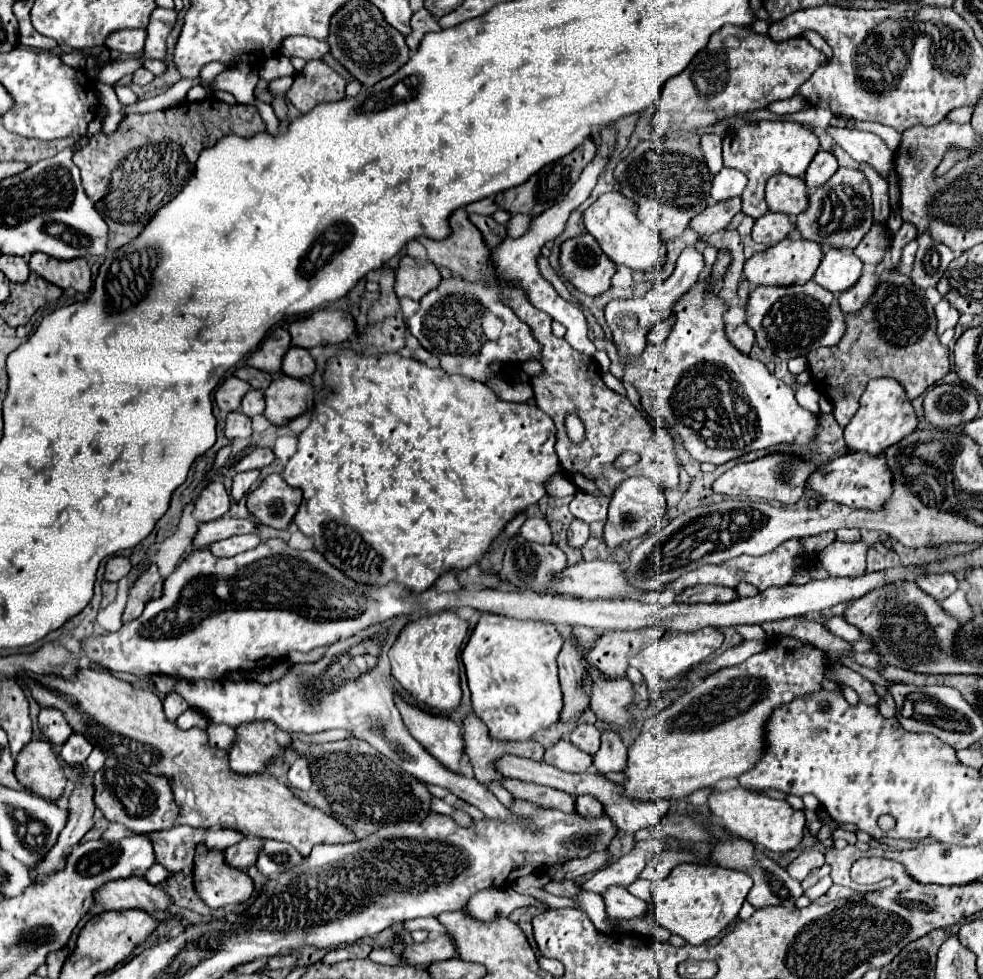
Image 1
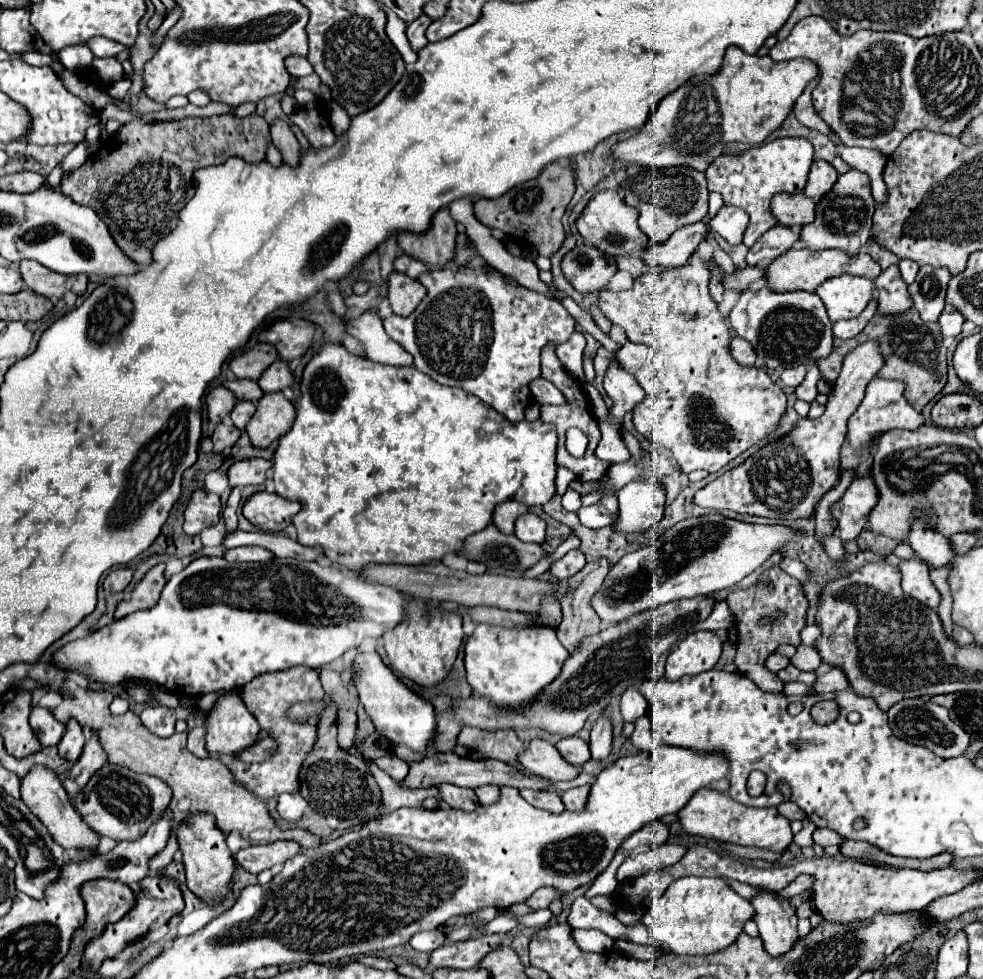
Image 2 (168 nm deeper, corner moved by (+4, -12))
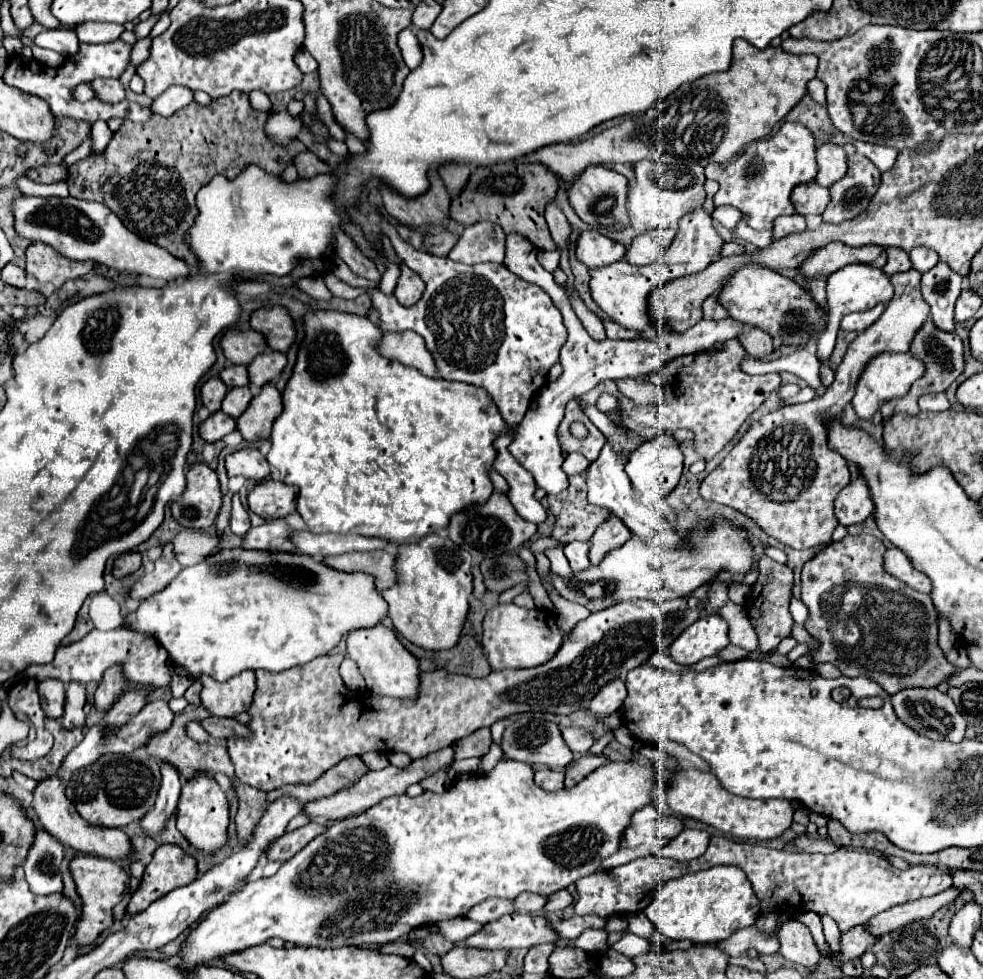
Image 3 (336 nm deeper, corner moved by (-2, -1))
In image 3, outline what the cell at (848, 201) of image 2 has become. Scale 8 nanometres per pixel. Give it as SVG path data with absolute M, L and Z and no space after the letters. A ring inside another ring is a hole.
M863 155L847 159L847 173L829 187L831 203L821 215L825 223L843 223L863 213L881 183L879 169Z

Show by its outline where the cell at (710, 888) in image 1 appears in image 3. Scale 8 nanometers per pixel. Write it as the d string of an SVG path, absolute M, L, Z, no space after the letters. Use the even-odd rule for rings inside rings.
M729 865L671 879L661 889L657 889L657 895L653 895L653 901L645 909L645 915L659 933L669 939L689 939L693 943L723 941L737 929L753 925L759 913L761 901L753 893L749 879L741 869Z

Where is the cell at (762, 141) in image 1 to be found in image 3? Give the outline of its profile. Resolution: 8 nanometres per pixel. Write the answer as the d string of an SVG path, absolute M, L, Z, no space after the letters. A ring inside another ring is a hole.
M783 123L771 139L759 139L749 143L743 155L727 167L719 163L709 163L705 167L707 179L719 183L719 191L715 193L715 205L733 205L741 213L747 213L749 225L755 231L771 229L775 217L795 213L789 201L789 193L795 185L813 181L815 173L815 139L813 133L801 123Z

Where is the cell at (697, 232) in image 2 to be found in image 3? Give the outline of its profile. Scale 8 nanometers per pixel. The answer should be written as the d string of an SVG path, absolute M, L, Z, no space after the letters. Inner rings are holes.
M677 227L645 231L643 235L635 237L635 241L629 247L629 251L627 251L625 257L633 265L649 265L659 255L663 255L663 251L673 243L675 235L677 235Z

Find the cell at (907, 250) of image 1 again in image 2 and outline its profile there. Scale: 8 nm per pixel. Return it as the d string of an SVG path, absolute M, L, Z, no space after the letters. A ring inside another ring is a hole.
M901 260L901 262L899 262L899 270L901 270L903 280L905 280L907 284L911 284L911 282L915 282L915 276L917 276L917 272L919 272L919 264L915 264L913 260Z

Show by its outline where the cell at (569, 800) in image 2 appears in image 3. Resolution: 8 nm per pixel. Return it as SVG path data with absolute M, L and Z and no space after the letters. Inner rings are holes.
M583 755L583 757L577 757L575 759L575 763L567 769L567 773L565 773L565 787L567 789L571 789L571 787L575 787L579 781L583 781L589 773L593 773L597 767L601 767L605 763L605 757L603 755L599 755L599 757L595 757L595 755Z

